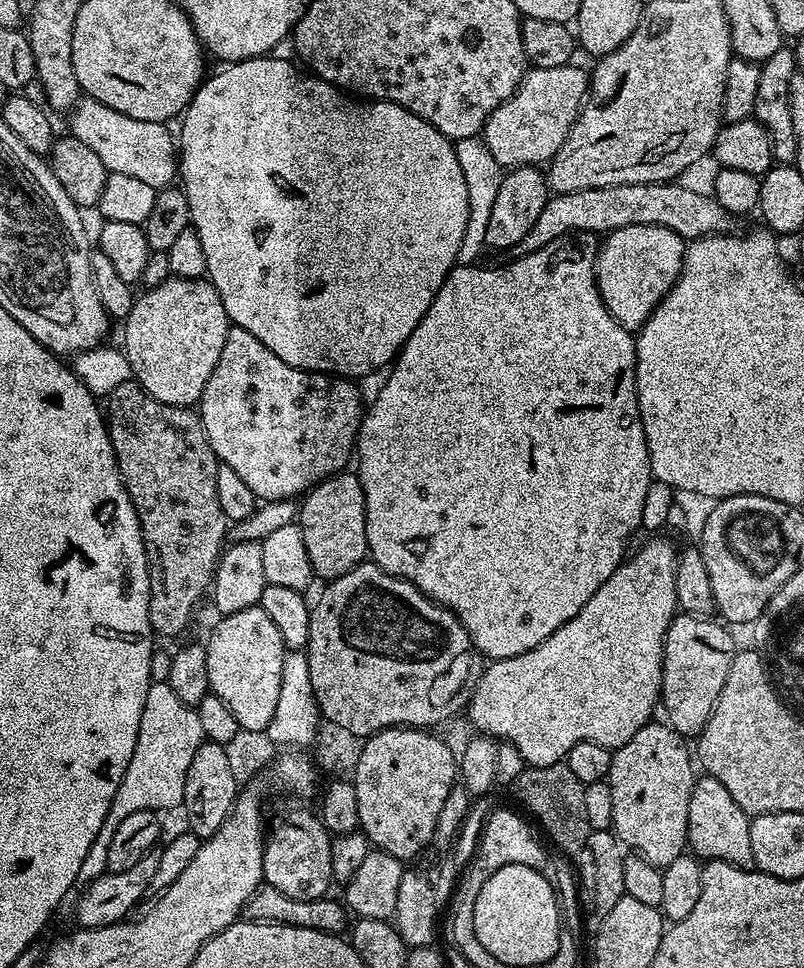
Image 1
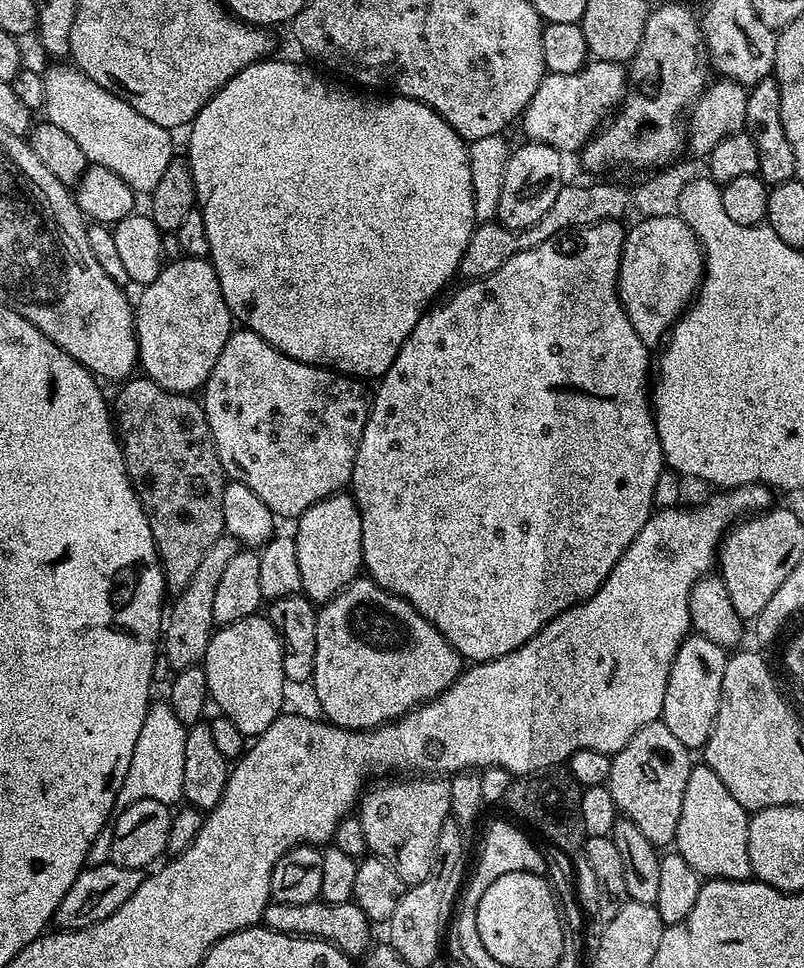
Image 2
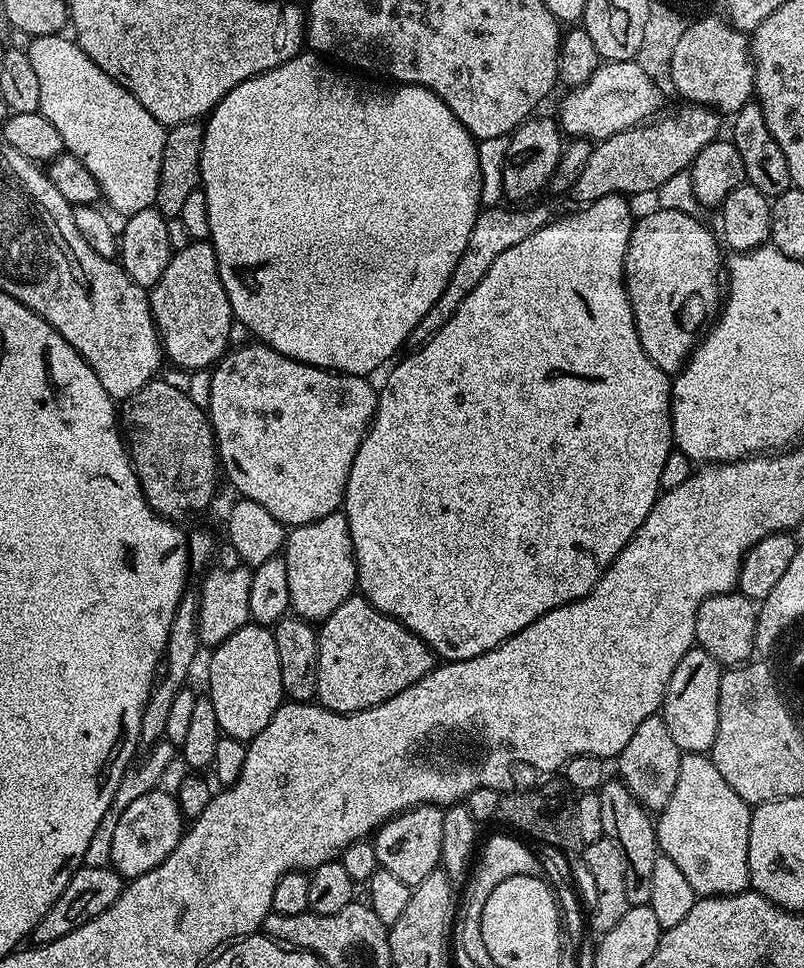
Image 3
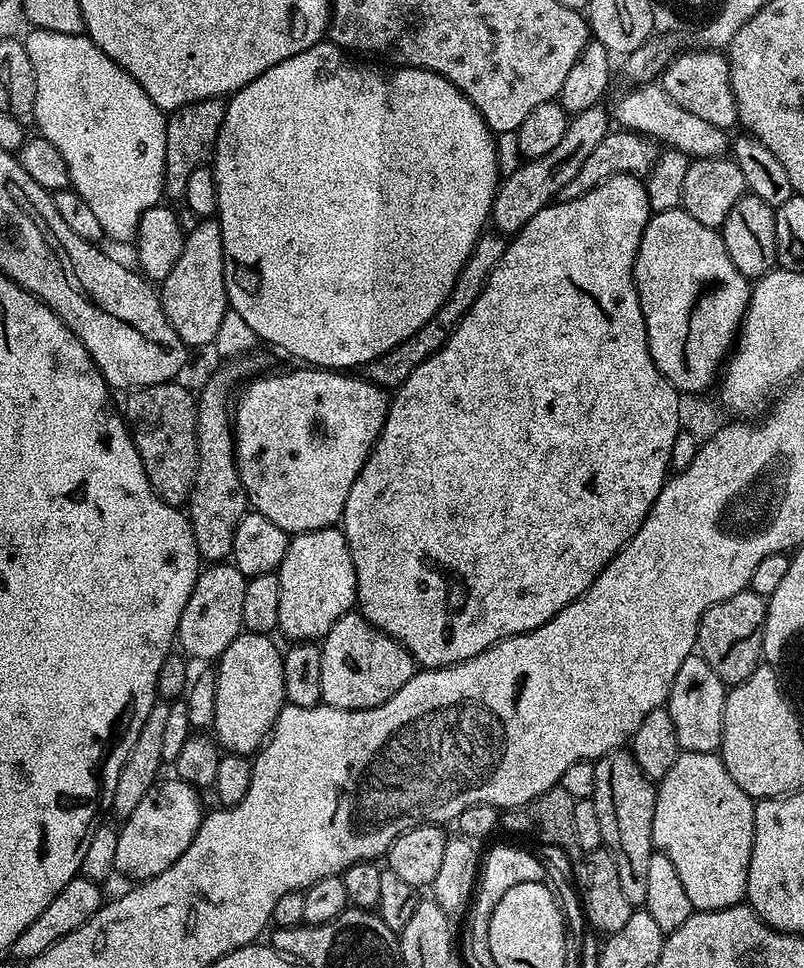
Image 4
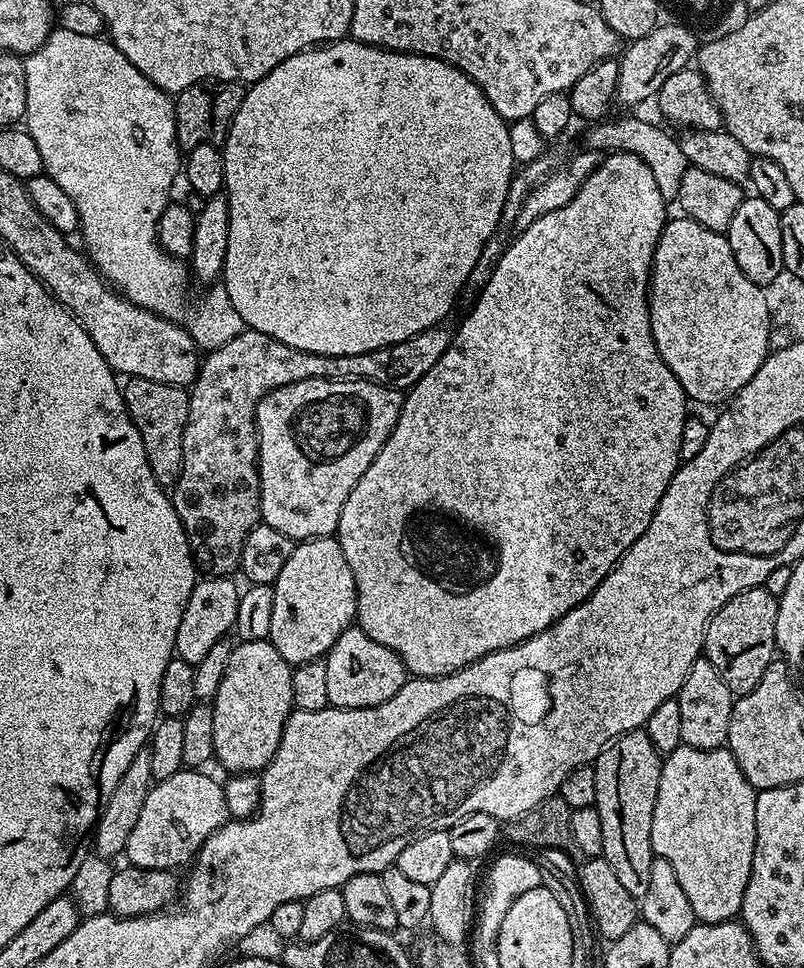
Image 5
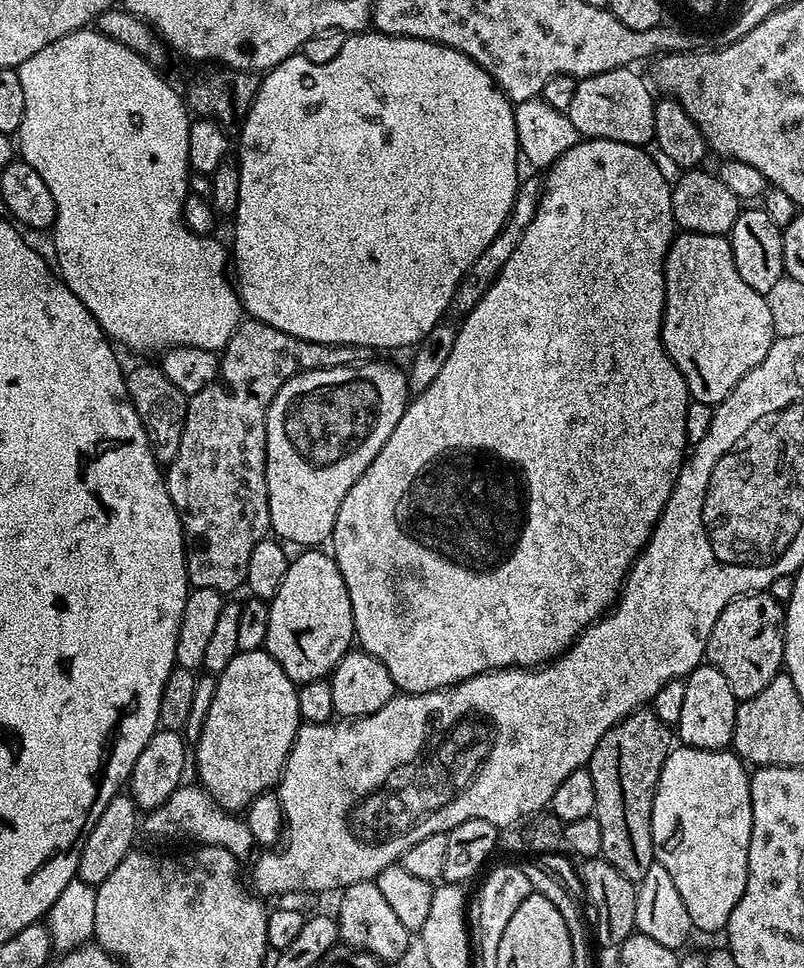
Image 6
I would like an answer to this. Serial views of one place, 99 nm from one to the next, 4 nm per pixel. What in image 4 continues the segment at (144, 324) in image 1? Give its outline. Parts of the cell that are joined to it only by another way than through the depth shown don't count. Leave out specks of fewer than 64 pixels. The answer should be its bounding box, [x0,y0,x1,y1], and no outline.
[158,219,230,350]

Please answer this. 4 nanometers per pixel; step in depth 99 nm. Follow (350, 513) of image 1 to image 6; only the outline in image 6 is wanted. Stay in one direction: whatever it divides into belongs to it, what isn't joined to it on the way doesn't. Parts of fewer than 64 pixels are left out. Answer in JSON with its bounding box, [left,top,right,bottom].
[264,550,356,686]

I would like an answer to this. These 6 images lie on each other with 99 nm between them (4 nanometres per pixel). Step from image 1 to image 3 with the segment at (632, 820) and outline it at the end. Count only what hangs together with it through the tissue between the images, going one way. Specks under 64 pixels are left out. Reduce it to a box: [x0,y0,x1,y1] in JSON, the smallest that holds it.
[618,714,682,814]

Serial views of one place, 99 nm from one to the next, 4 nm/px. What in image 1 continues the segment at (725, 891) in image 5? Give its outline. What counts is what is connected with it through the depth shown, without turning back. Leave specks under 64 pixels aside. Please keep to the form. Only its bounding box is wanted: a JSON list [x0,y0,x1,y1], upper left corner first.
[688,774,756,868]

